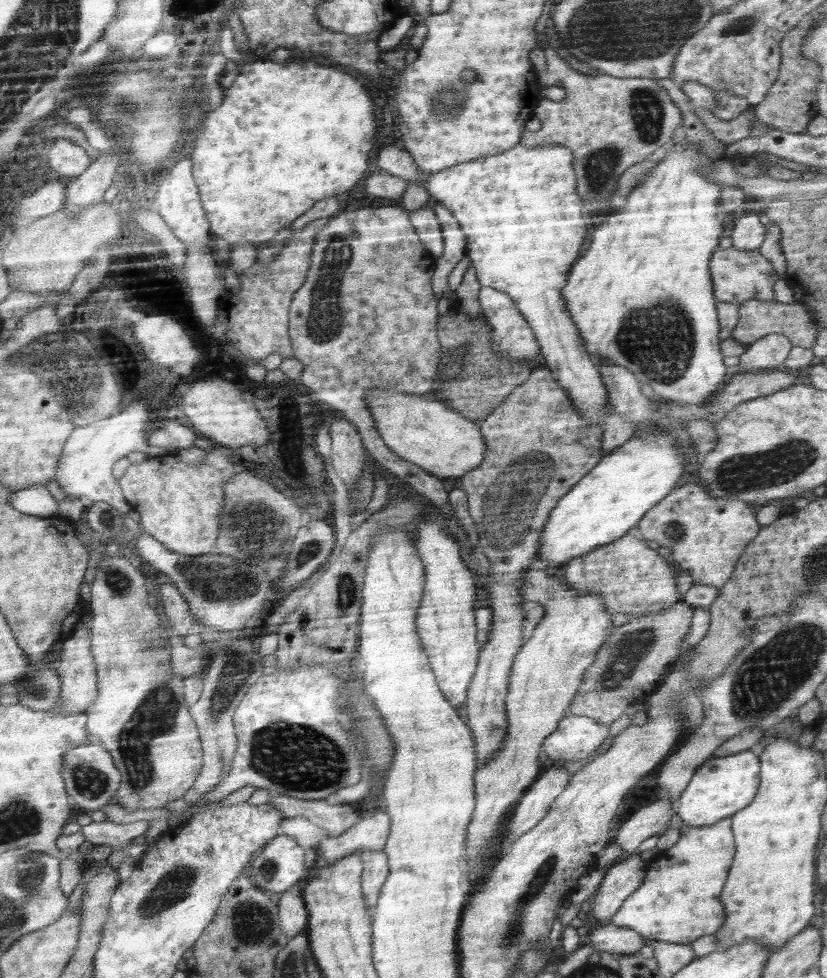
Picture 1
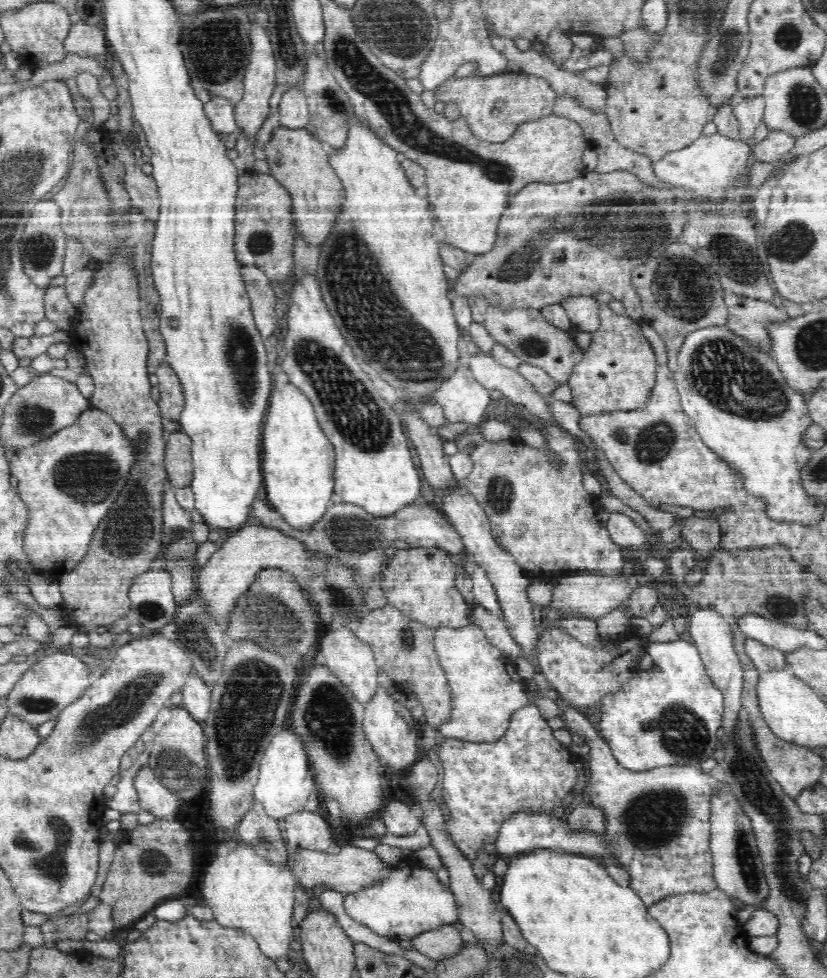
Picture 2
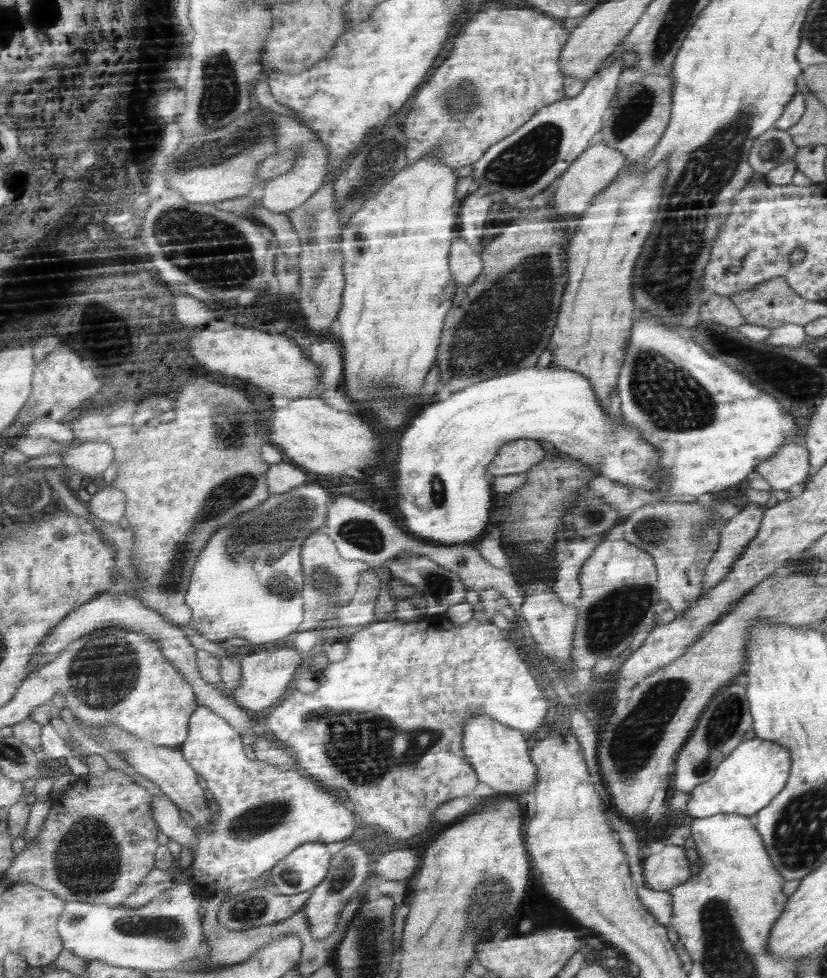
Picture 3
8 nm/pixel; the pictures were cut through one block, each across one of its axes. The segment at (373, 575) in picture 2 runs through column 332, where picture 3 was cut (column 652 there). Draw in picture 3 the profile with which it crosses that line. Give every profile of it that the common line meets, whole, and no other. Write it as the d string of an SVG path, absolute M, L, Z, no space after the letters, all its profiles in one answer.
M695 500L646 504L629 511L622 522L624 539L655 559L659 593L677 615L685 614L702 593L706 568L719 548L724 526L719 513Z

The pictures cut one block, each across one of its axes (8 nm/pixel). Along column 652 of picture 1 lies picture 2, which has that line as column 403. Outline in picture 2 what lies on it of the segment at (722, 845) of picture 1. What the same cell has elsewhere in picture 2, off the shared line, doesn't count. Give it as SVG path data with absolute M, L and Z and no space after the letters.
M412 858L391 866L385 880L361 892L344 895L344 909L355 921L390 939L406 940L459 920L459 905L455 903L454 893L449 885L442 885L436 873L424 869Z

